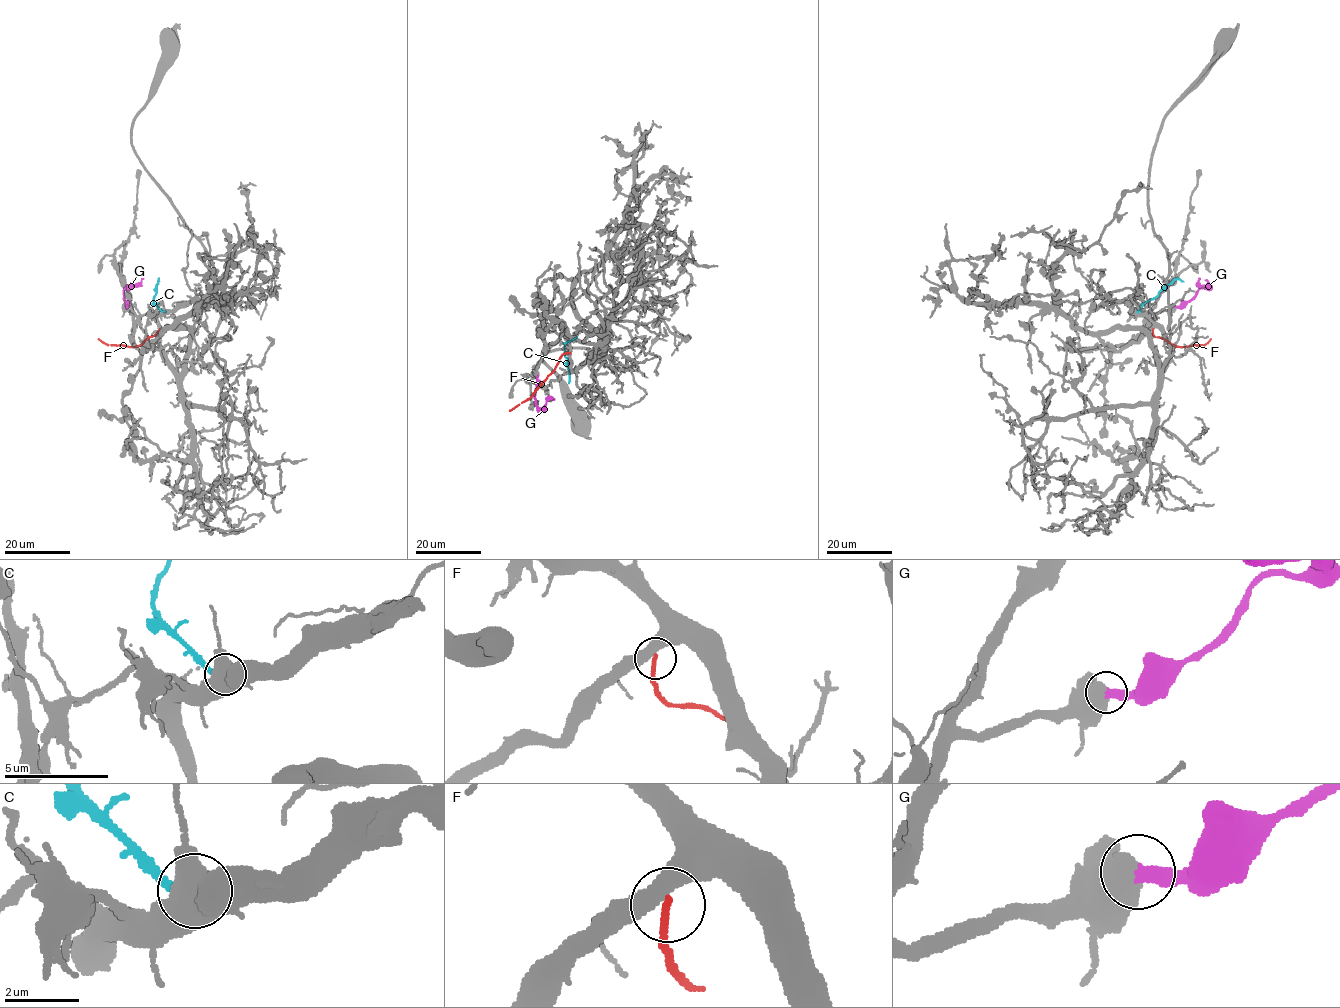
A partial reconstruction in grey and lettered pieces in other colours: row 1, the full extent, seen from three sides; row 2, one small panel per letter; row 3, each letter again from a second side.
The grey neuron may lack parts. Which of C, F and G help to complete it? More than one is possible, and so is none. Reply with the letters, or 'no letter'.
G

